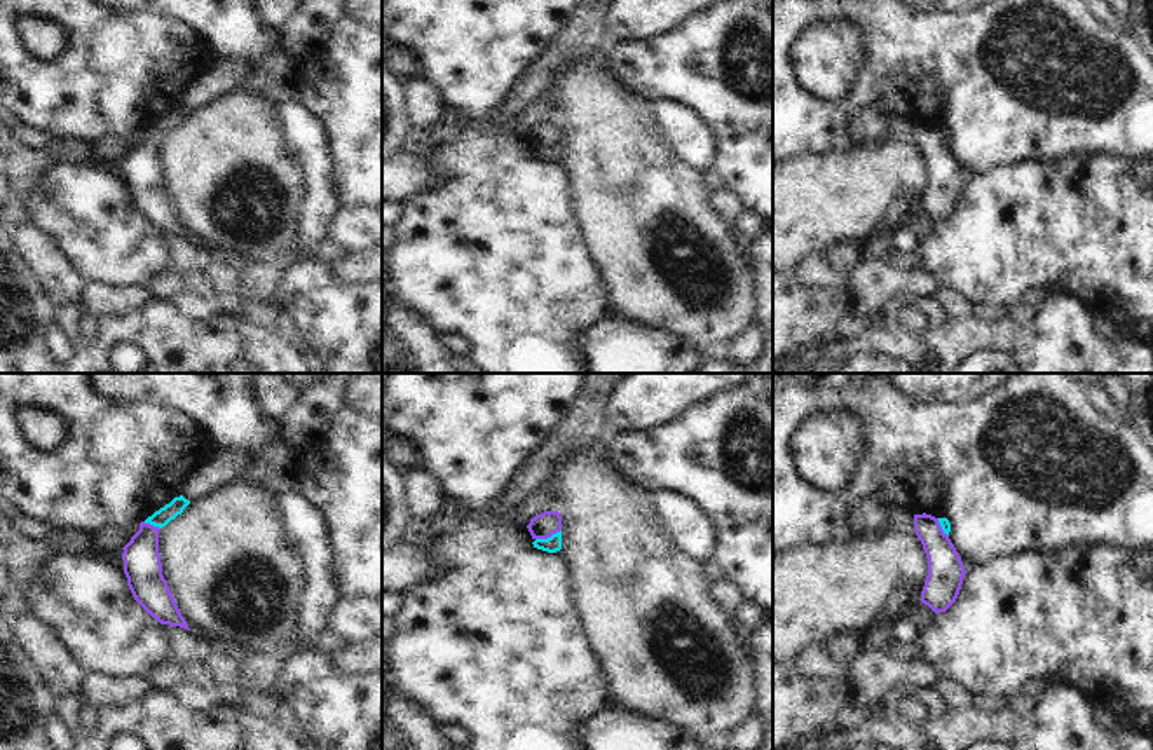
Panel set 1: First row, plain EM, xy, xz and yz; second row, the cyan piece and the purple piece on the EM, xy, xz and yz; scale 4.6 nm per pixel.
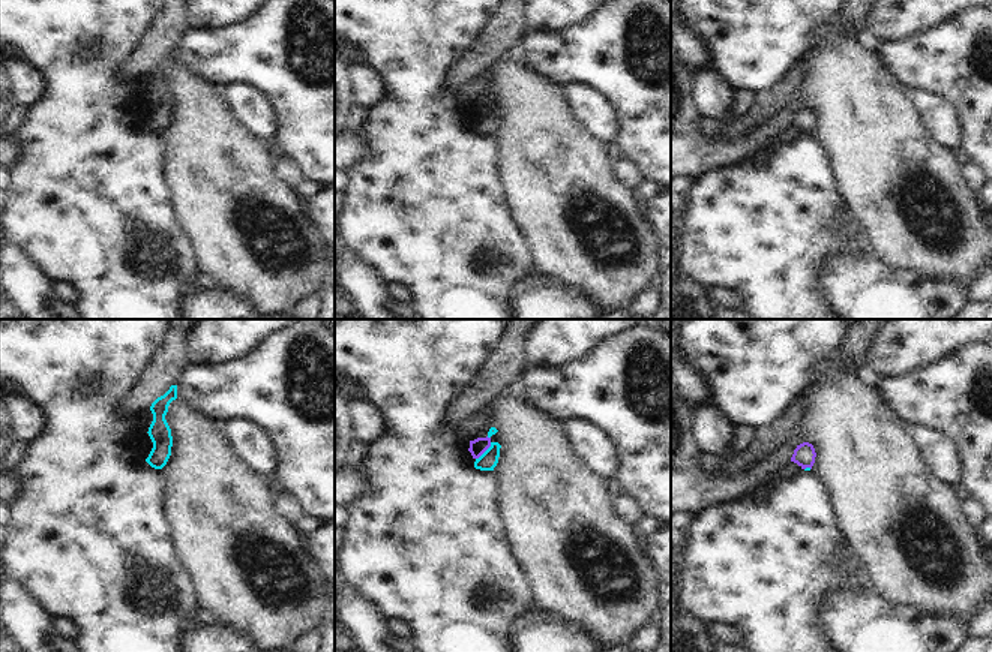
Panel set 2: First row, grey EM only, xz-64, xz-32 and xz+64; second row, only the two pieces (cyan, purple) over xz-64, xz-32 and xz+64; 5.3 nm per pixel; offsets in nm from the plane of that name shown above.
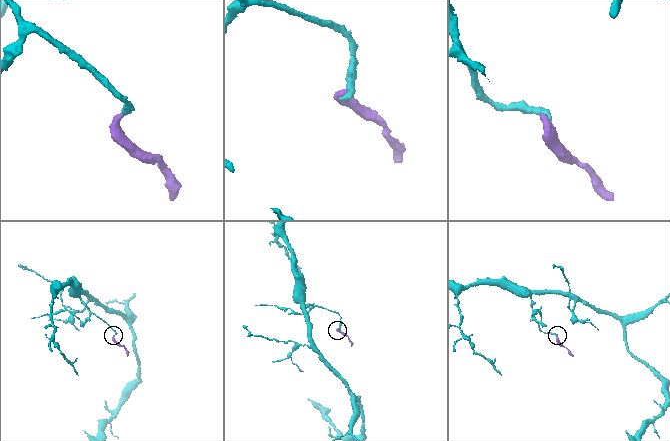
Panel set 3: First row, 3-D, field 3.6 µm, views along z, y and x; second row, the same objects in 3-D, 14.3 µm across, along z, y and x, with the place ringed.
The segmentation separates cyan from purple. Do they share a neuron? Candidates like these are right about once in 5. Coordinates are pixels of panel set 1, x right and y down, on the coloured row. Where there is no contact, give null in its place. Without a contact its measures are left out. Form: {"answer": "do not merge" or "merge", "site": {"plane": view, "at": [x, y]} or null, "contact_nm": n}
{"answer": "do not merge", "site": {"plane": "xz", "at": [548, 538]}, "contact_nm": 130}

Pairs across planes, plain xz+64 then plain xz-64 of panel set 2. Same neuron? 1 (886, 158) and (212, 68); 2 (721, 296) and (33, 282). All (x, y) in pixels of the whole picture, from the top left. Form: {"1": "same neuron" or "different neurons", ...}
{"1": "different neurons", "2": "different neurons"}

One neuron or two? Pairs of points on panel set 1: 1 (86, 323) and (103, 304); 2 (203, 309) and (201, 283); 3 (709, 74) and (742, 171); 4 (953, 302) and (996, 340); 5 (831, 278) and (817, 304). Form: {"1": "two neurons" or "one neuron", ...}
{"1": "two neurons", "2": "two neurons", "3": "one neuron", "4": "two neurons", "5": "two neurons"}

